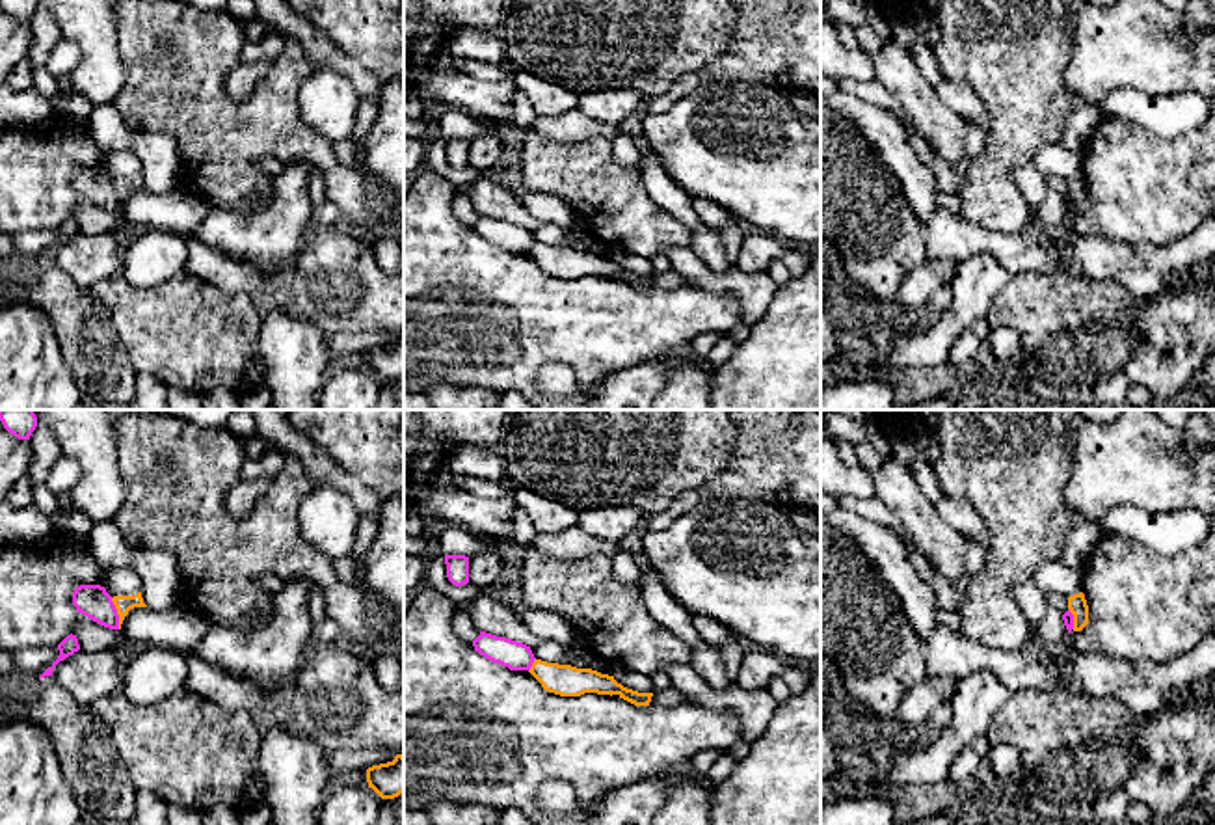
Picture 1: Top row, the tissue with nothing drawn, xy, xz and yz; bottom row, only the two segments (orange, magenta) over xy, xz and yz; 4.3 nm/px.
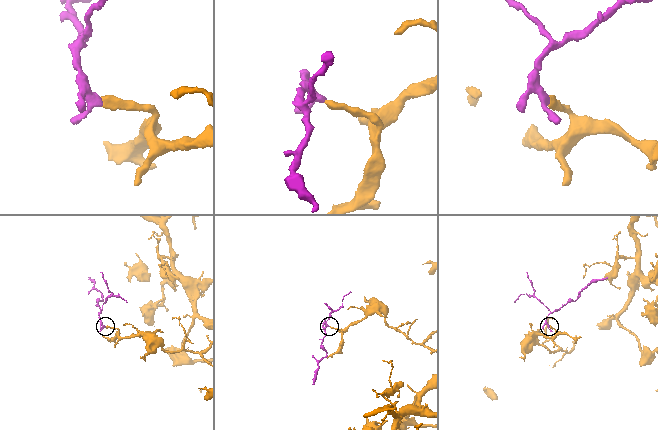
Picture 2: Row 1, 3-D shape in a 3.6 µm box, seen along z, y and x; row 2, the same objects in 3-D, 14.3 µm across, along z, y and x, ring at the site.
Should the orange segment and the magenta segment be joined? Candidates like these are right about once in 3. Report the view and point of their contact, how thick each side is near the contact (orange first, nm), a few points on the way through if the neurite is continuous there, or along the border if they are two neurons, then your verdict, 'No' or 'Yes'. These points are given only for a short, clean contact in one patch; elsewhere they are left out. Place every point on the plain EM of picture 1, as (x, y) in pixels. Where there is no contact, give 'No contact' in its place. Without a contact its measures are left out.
Touches orange at xy (118, 196). Thickness 80 nm (orange) against 140 nm. Boundary: xy (110, 181), (120, 211). No

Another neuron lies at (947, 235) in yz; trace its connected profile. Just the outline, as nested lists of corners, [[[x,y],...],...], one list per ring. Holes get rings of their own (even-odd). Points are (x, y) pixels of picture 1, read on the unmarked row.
[[[940,207],[921,223],[927,259],[966,263],[977,253],[992,255],[1008,274],[1055,276],[1066,272],[1062,250],[1046,248],[1023,233],[992,231],[960,212]]]

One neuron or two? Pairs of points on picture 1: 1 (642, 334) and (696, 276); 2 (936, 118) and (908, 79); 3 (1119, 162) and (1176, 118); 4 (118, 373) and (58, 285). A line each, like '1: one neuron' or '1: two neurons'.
1: two neurons
2: one neuron
3: two neurons
4: one neuron

